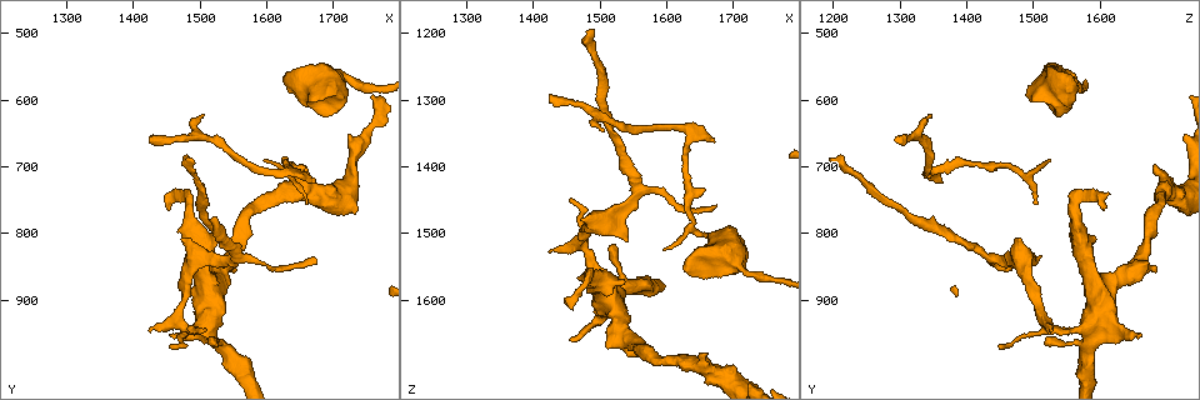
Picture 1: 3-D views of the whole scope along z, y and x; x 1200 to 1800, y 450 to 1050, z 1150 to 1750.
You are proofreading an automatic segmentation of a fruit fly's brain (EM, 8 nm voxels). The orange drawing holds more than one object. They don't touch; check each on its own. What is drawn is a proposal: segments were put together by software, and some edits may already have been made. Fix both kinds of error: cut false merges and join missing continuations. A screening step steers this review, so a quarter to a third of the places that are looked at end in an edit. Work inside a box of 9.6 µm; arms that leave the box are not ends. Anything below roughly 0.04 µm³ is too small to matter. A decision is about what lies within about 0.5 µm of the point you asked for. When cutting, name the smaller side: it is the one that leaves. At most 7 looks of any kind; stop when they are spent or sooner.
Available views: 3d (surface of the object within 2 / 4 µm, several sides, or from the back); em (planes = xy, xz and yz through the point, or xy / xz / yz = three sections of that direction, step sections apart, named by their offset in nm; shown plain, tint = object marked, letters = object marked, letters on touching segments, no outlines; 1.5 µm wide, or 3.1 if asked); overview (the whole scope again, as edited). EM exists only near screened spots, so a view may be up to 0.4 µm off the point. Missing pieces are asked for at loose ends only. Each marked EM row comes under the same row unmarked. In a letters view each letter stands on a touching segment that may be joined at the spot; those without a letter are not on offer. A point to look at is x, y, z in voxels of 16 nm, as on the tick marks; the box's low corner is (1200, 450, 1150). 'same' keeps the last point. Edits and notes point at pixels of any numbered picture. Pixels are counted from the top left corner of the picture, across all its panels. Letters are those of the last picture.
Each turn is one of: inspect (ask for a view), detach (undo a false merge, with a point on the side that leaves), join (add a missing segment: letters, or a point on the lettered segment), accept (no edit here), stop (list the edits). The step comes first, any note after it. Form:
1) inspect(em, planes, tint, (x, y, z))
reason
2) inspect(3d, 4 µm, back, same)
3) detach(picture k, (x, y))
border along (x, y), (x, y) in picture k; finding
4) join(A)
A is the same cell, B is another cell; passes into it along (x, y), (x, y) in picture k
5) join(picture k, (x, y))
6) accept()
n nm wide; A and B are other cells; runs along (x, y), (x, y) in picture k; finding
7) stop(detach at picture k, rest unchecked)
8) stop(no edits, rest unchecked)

inspect(3d, 2 µm, (1660, 755, 1500))
tapers out

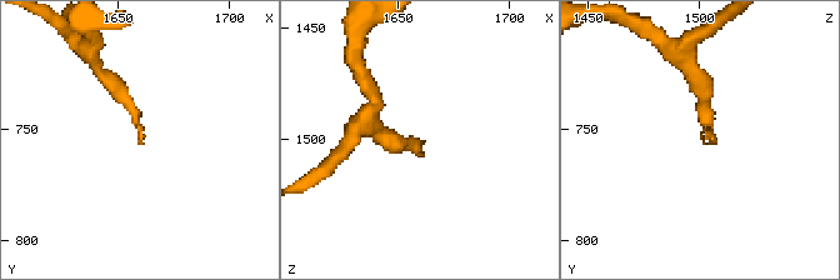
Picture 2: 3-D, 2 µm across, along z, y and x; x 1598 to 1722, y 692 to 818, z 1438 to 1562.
inspect(em, planes, letters, (1660, 758, 1502))
now the EM

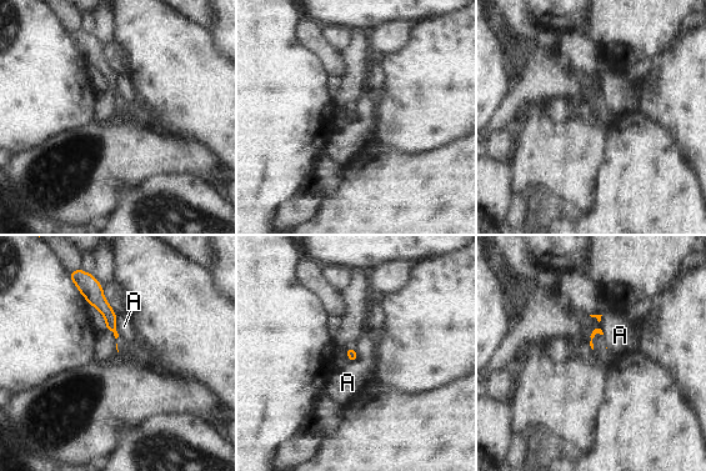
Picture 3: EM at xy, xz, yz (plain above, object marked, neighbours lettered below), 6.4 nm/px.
accept()
A is another cell; border along (352, 347), (356, 359), (350, 362) in picture 3; none of them fits

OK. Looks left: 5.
inspect(em, planes, letters, (1720, 560, 1560))
narrows sharply

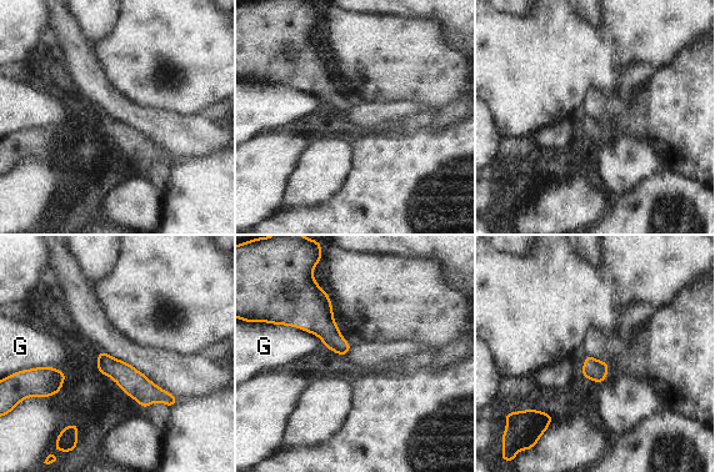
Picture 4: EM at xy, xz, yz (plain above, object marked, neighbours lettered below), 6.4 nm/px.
accept()
G is another cell; runs along (100, 355), (145, 392), (173, 400) in picture 4; continuous, no second neuron

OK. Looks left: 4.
inspect(3d, 2 µm, (1675, 725, 1365))

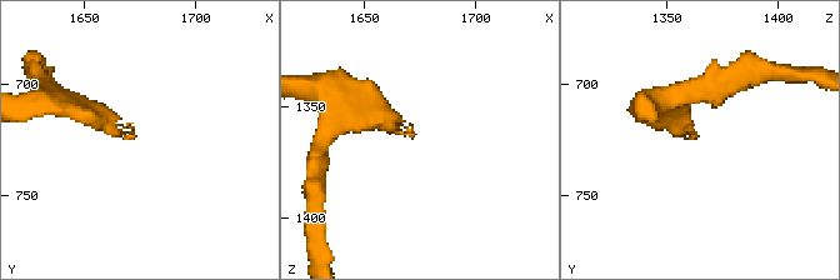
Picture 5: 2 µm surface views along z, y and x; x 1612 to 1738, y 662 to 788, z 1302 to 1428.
inspect(em, xy, step 8, tint, (1672, 725, 1365))

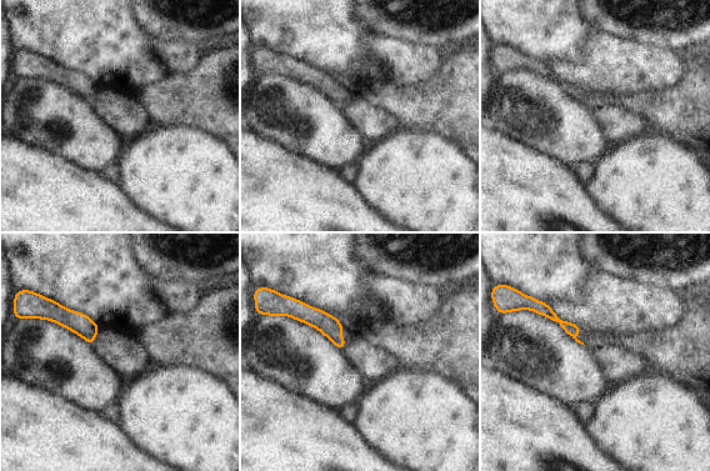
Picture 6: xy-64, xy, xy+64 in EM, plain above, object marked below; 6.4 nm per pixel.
inspect(em, planes, letters, same)
cut it another way

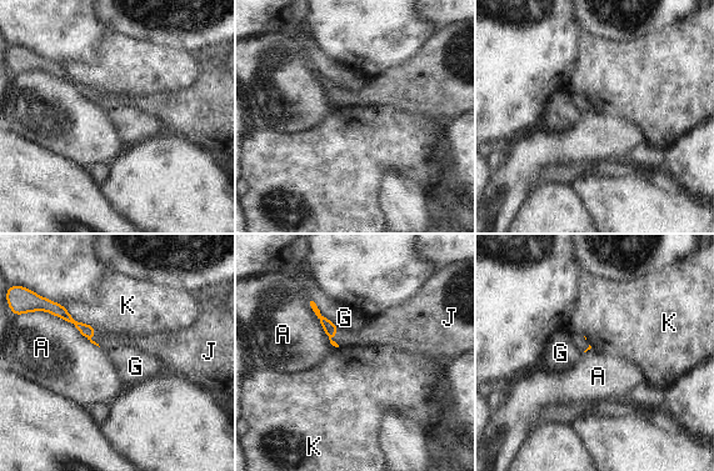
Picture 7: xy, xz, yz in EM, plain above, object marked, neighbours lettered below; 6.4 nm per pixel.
join(J)
A touches over 440 nm; J is the same cell, A, G and K are other cells; passes into it along (86, 330), (91, 340), (124, 340) in picture 7; the neuron continues

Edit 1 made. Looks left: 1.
stop(join at picture 7, rest unchecked)

